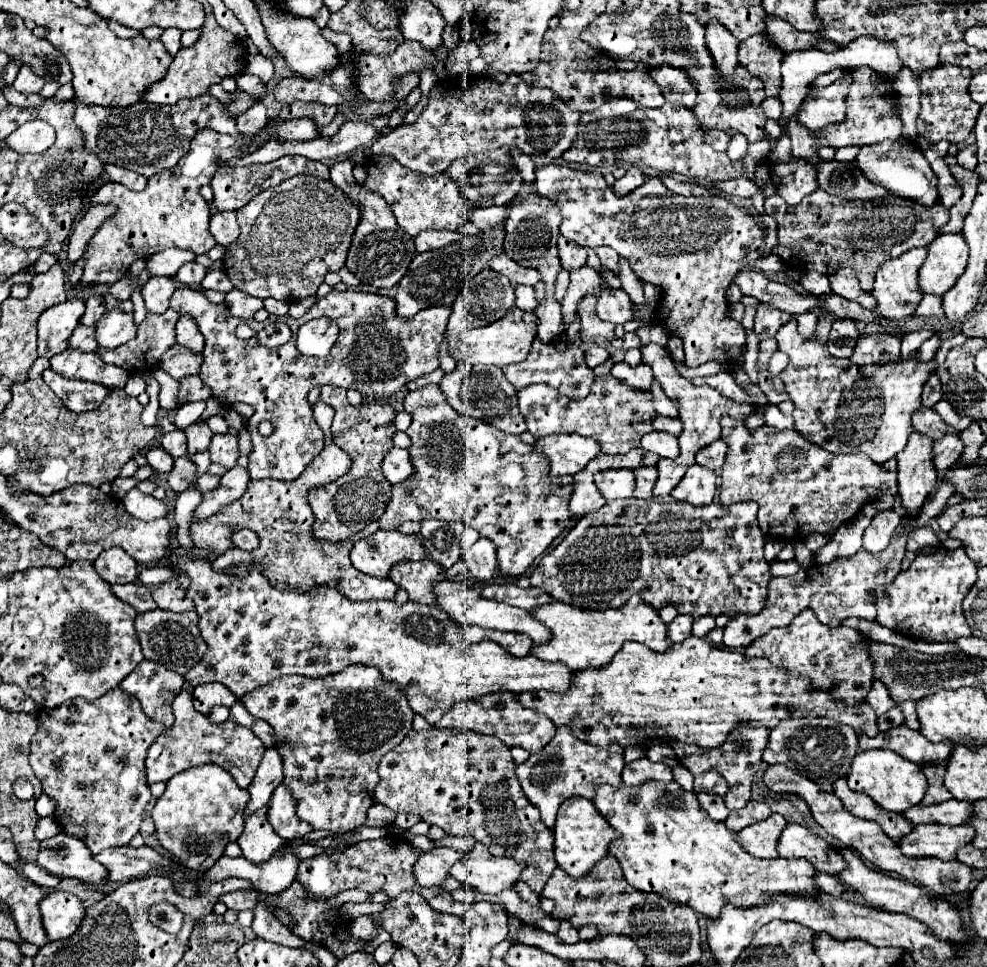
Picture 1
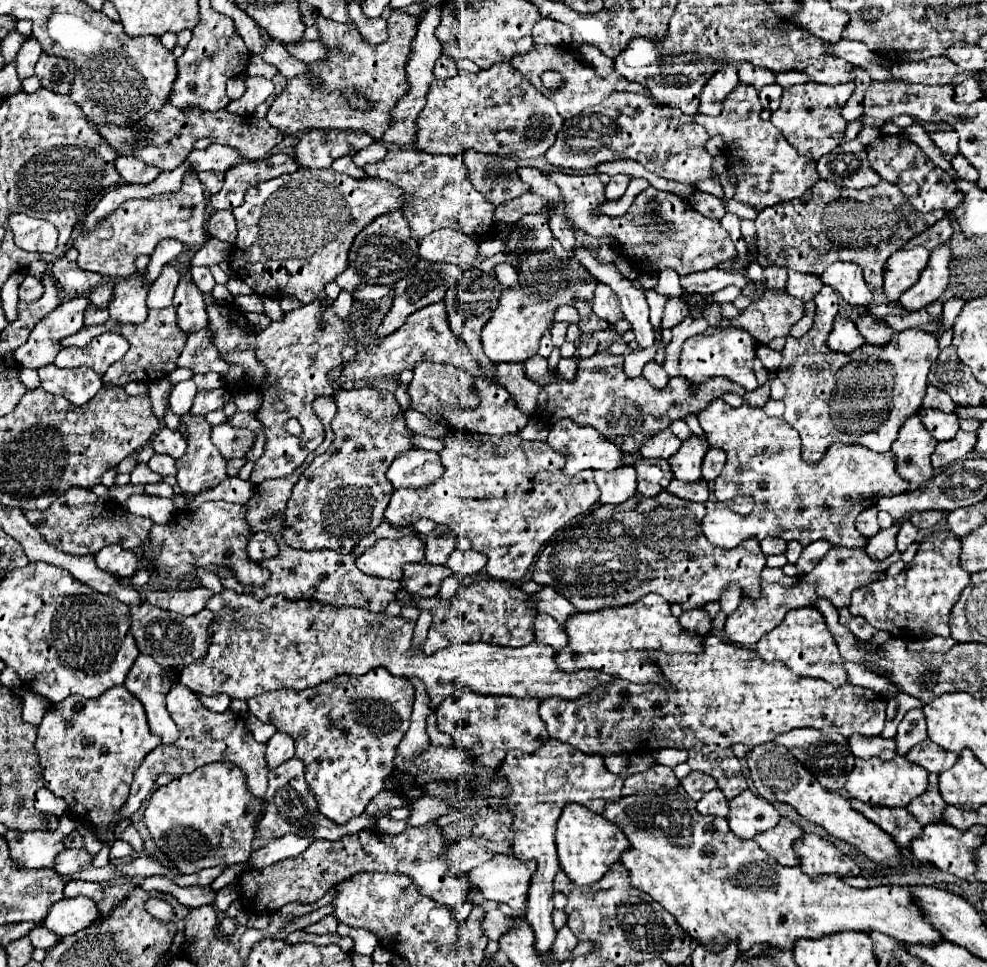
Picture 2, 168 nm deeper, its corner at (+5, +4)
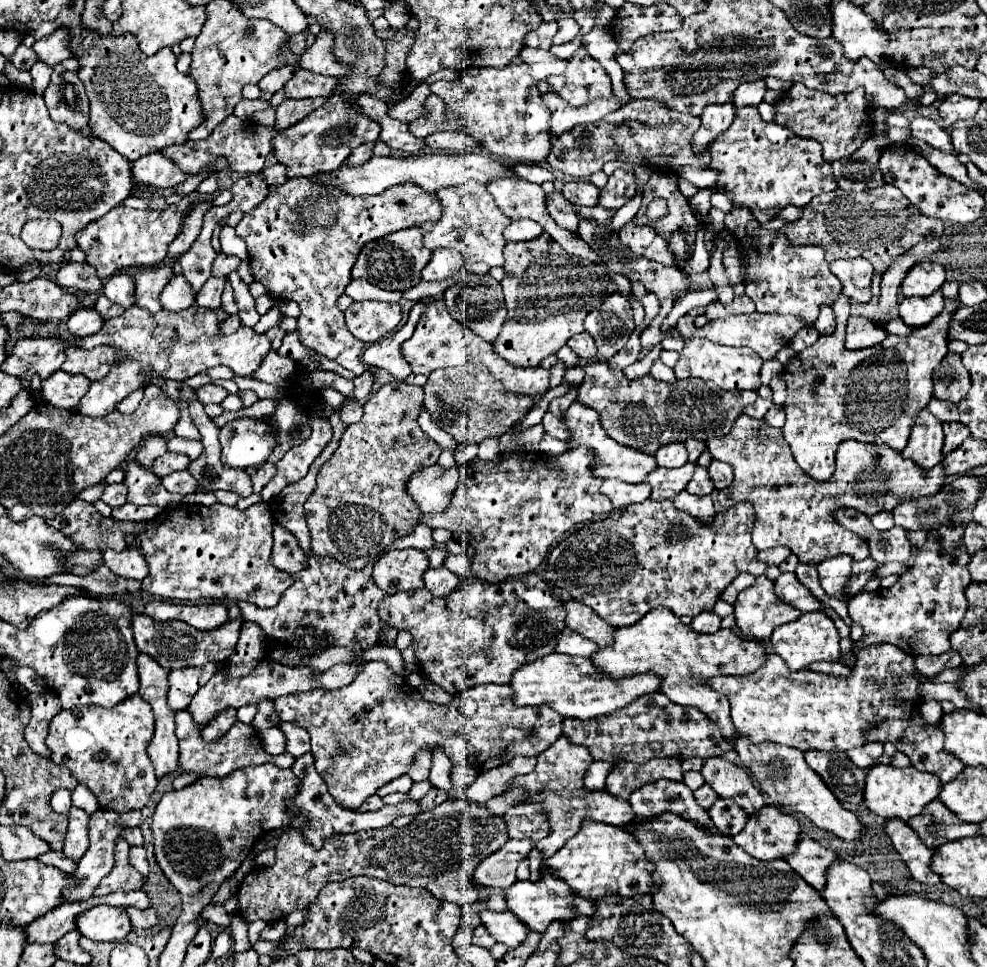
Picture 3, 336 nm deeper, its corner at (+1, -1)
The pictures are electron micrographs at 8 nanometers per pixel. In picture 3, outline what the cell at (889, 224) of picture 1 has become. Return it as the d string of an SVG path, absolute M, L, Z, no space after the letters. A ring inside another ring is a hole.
M884 184L866 192L844 192L834 190L830 194L822 194L814 198L806 208L804 216L796 222L788 222L782 232L786 232L792 244L818 244L826 250L826 260L834 262L838 258L868 258L874 268L874 294L880 294L880 276L886 272L892 260L896 260L902 252L910 250L922 240L940 238L944 232L942 220L934 220L922 216L914 204L902 204L898 210L898 188Z

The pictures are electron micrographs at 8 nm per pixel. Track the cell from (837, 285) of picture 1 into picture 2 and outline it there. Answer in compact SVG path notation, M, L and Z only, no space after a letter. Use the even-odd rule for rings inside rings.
M832 263L830 267L826 267L820 279L824 285L830 285L836 293L840 293L842 299L850 305L872 303L872 291L862 277L862 267L856 263Z

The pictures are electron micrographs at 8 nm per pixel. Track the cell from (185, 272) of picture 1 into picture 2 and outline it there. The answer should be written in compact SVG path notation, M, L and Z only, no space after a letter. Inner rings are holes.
M190 265L188 267L188 273L192 277L192 283L202 291L202 293L210 293L212 287L216 285L212 273L208 267L196 267L196 265Z

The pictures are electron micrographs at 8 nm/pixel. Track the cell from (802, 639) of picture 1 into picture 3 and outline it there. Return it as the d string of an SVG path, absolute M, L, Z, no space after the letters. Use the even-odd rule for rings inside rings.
M806 612L798 620L784 624L782 628L776 628L772 634L772 648L782 660L790 666L790 670L802 670L808 668L812 662L818 660L838 660L840 656L840 634L834 626L834 622L824 612Z

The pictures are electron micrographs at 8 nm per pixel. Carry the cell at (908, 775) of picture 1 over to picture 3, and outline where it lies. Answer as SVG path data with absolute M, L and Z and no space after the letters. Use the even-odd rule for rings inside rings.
M872 766L866 774L866 788L864 788L864 804L868 810L882 818L900 818L908 822L910 818L918 816L928 802L938 798L942 790L942 782L938 776L908 768L894 768L894 766Z

